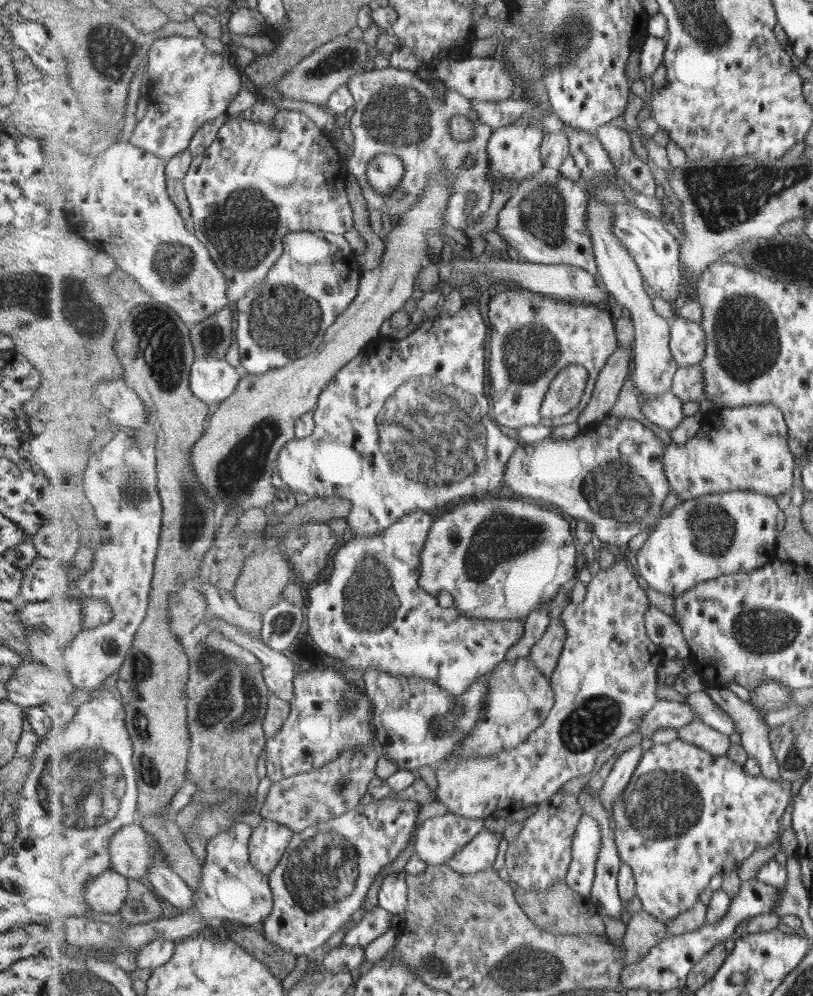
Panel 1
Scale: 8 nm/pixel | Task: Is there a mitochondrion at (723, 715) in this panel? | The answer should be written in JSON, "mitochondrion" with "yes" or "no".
{"mitochondrion":"no"}

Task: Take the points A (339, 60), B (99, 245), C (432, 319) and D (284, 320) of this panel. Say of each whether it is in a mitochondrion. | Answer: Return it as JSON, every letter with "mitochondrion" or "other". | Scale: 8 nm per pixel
{"A":"mitochondrion","B":"other","C":"other","D":"mitochondrion"}

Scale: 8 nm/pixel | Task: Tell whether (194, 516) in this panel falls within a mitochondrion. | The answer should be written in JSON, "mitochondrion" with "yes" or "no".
{"mitochondrion":"yes"}

